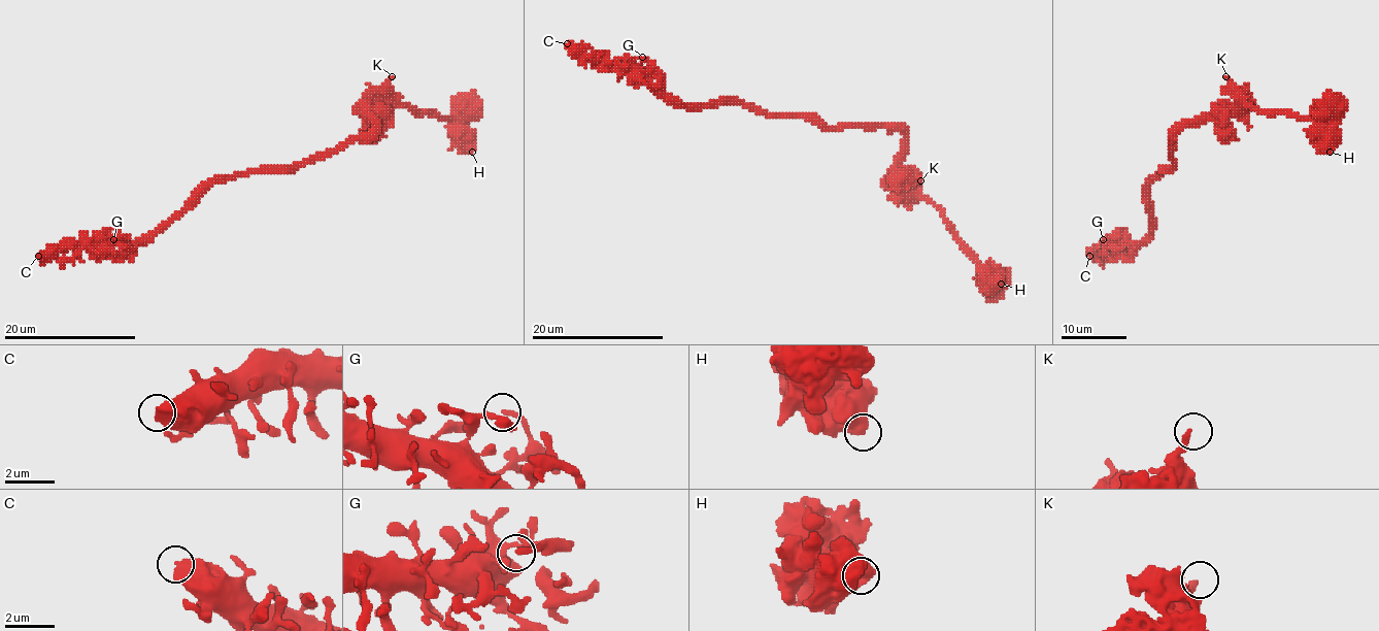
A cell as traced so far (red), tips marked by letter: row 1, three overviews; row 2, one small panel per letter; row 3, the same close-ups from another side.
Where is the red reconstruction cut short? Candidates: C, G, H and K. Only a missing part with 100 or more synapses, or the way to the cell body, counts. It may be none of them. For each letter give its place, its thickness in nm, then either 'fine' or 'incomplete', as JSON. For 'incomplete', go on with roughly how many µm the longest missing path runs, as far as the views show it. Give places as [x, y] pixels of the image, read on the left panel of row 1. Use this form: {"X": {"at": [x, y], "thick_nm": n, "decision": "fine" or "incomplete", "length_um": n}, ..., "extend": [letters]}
{"C": {"at": [38, 256], "thick_nm": 600, "decision": "fine"}, "G": {"at": [113, 239], "thick_nm": 220, "decision": "fine"}, "H": {"at": [472, 152], "thick_nm": 800, "decision": "fine"}, "K": {"at": [392, 76], "thick_nm": 240, "decision": "fine"}, "extend": []}

